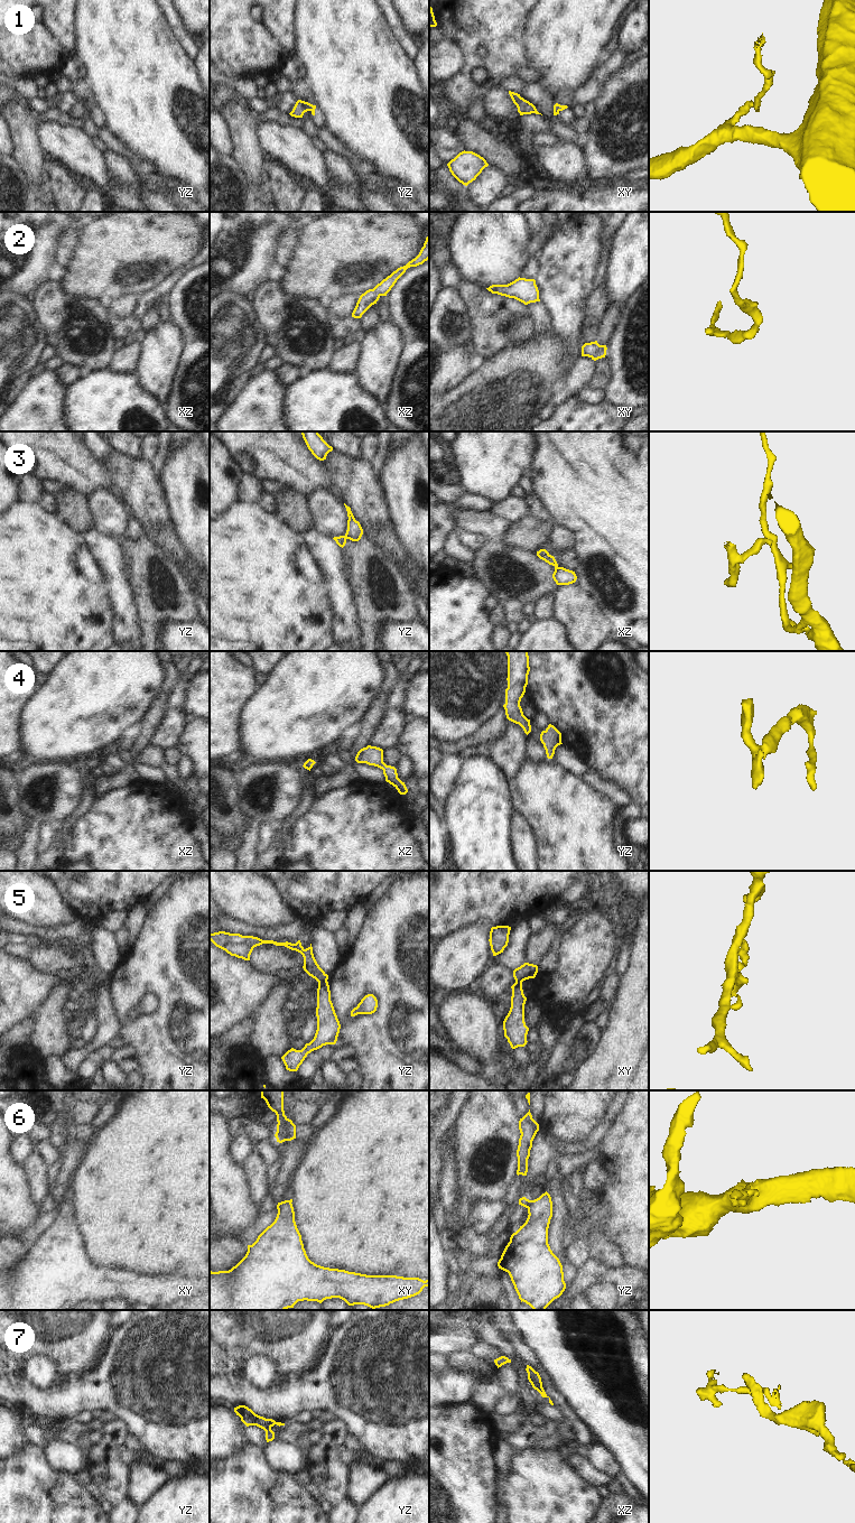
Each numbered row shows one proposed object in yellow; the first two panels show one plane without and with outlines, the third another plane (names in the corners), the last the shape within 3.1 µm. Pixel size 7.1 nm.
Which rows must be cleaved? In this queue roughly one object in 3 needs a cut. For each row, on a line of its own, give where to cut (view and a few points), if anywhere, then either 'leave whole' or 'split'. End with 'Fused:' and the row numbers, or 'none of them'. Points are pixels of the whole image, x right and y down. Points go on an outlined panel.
1: xy (557, 103), (559, 110) | split
2: no cut | leave whole
3: yz (344, 536), (346, 538) | split
4: no cut | leave whole
5: yz (326, 980), (318, 983) | split
6: yz (532, 1200), (528, 1208) | split
7: no cut | leave whole
Fused: 1, 3, 5, 6

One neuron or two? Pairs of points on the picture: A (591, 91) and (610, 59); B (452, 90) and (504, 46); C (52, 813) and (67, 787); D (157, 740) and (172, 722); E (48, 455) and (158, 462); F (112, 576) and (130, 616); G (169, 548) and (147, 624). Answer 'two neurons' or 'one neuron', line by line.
A: one neuron
B: one neuron
C: one neuron
D: one neuron
E: two neurons
F: one neuron
G: two neurons

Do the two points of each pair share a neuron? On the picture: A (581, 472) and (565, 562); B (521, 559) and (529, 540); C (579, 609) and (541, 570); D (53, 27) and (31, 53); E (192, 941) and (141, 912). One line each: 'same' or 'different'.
A: different
B: different
C: different
D: same
E: different

